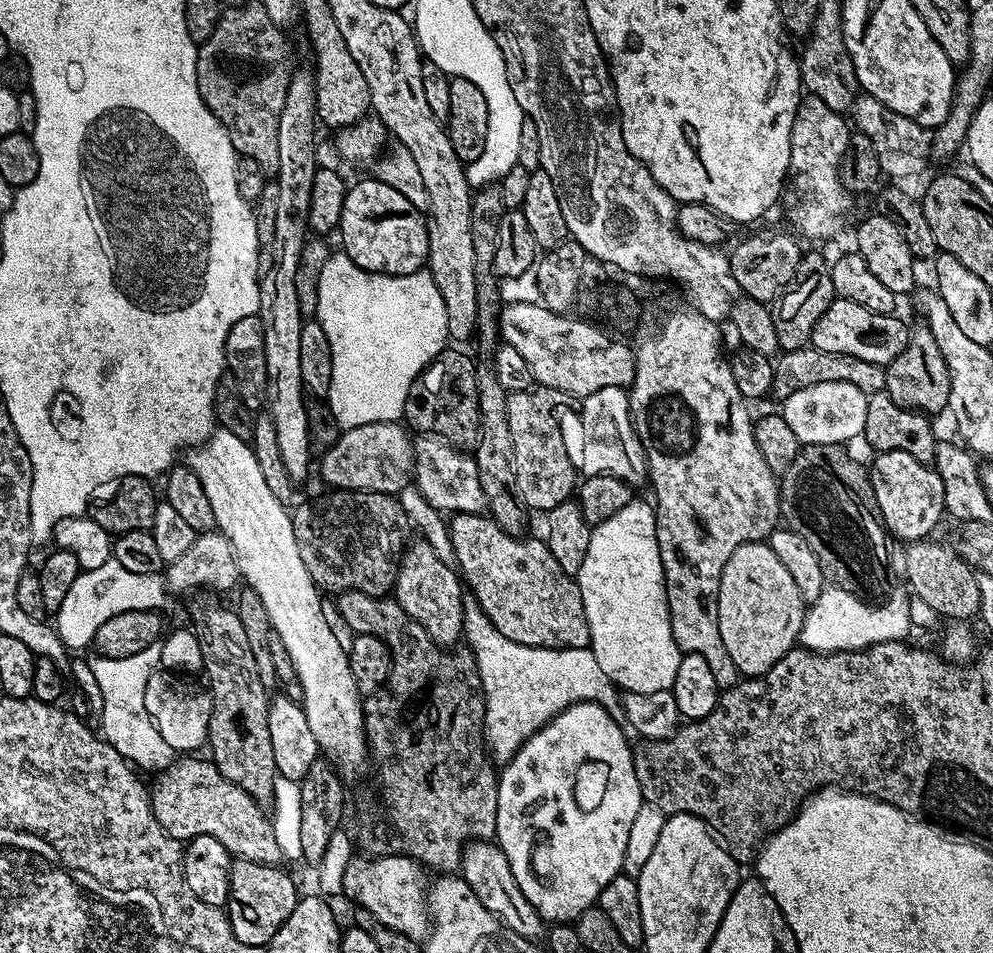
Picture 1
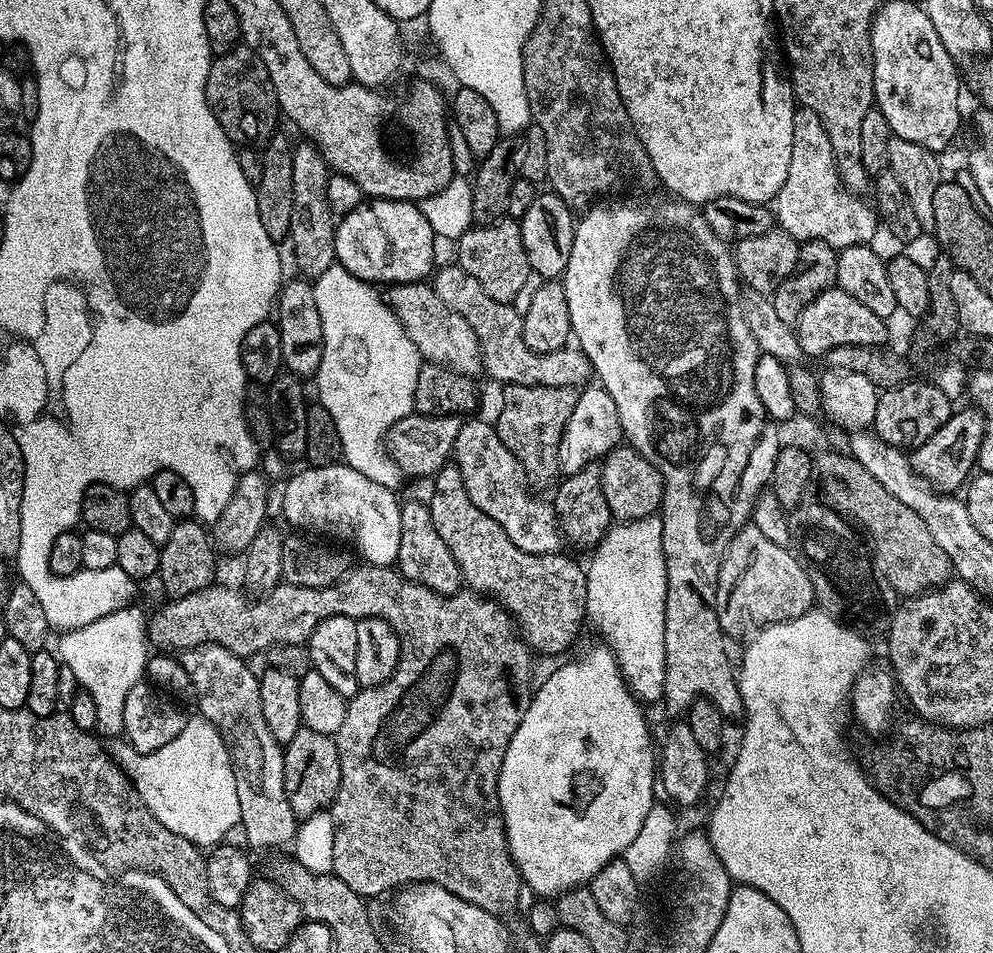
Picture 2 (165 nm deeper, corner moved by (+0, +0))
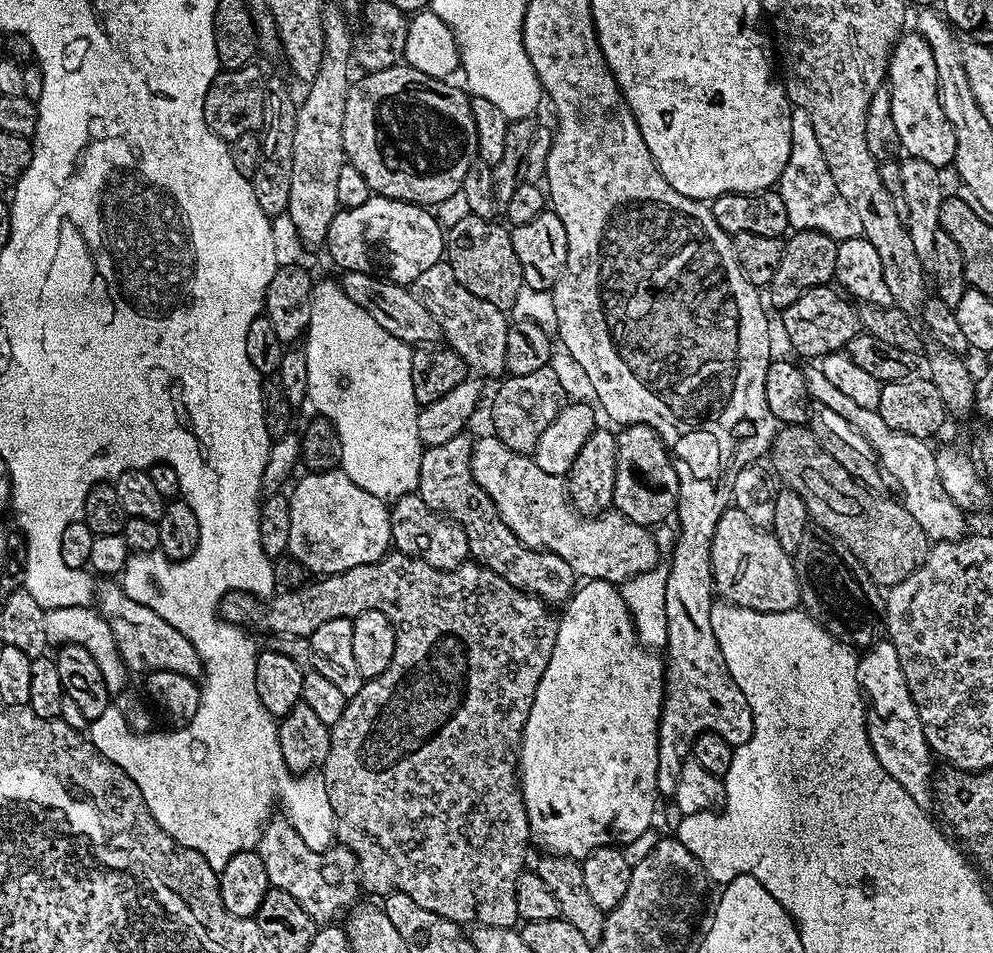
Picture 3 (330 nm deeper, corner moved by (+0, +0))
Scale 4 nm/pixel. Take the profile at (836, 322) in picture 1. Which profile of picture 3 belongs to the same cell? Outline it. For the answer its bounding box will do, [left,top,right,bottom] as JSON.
[782,286,862,358]

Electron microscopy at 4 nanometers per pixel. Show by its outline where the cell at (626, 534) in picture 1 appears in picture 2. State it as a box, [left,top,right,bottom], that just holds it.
[587,515,666,701]

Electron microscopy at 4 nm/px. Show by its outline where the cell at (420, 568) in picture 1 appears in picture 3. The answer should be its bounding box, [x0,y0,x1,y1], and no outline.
[390,492,470,570]

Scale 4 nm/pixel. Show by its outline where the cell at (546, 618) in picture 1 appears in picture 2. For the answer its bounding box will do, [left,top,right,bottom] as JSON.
[426,463,588,656]

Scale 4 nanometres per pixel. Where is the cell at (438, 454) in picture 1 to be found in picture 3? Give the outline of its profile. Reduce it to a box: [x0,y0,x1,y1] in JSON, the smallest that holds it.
[470,434,659,586]

